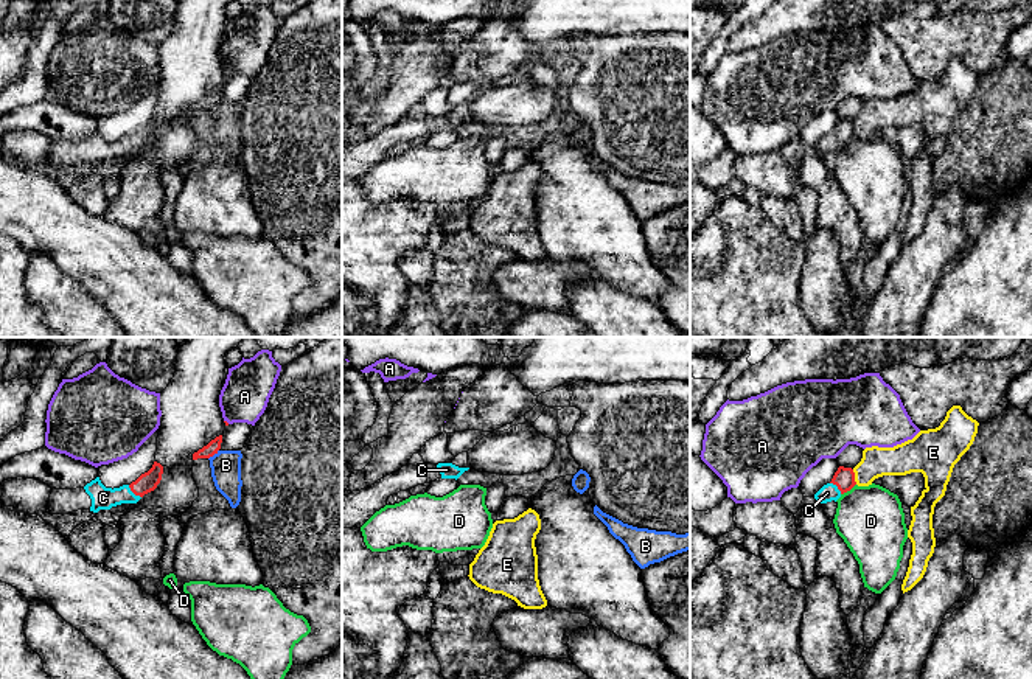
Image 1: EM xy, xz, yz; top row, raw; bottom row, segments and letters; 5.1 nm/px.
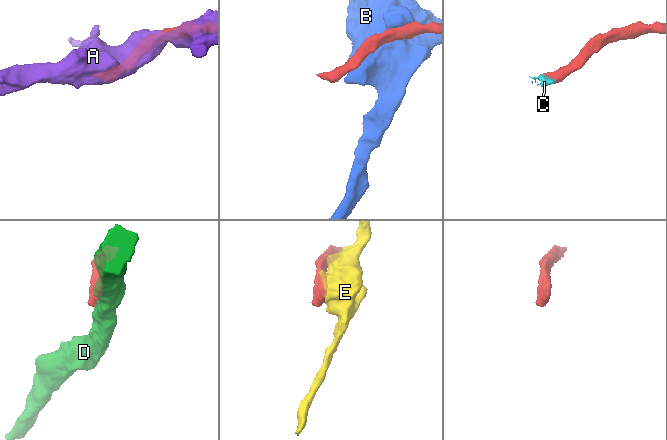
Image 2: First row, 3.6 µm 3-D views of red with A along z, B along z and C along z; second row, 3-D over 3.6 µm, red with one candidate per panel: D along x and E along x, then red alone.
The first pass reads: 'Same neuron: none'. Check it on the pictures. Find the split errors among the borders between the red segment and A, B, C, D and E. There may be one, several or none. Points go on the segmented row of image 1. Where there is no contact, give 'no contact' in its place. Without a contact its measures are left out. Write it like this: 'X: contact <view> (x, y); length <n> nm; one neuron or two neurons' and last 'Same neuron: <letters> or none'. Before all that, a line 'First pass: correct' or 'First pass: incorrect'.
First pass: incorrect
A: contact xy (226, 421); length 40 nm; two neurons
B: contact xy (213, 454); length 80 nm; two neurons
C: contact xy (134, 493); length 100 nm; one neuron
D: contact yz (847, 490); length 100 nm; two neurons
E: contact yz (854, 477); length 80 nm; two neurons
Same neuron: C

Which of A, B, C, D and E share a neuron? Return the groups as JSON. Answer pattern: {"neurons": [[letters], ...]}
{"neurons": [["A"], ["B"], ["C"], ["D"], ["E"]]}

